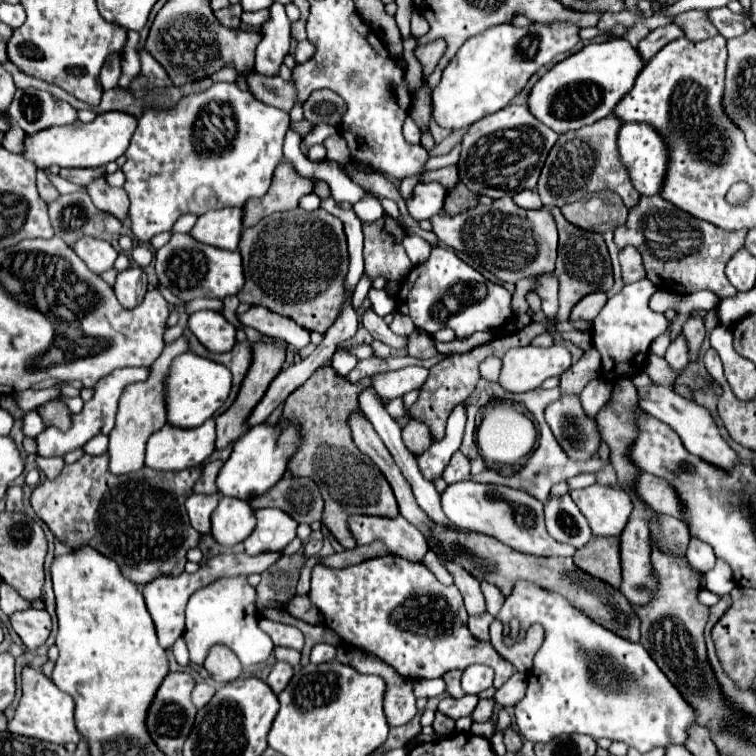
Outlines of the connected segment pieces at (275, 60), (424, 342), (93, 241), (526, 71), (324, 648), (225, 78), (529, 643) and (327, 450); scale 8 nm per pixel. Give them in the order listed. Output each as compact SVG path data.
M273 4L269 8L269 20L261 24L261 42L257 46L255 56L255 70L261 74L277 74L283 62L283 56L291 48L291 34L289 34L289 18L281 4Z
M415 330L411 336L409 336L409 356L415 356L415 358L433 358L437 356L437 348L435 348L435 342L429 334L421 332L421 330Z
M79 238L73 250L77 252L77 256L87 264L87 268L93 274L103 274L111 270L117 258L117 250L109 242L97 240L97 238Z
M535 22L531 28L513 28L513 24L493 26L469 38L443 70L441 82L431 92L435 122L447 130L459 130L505 108L511 98L523 90L531 74L579 42L577 34L579 28L569 22Z
M317 644L311 652L311 662L313 664L323 664L323 662L331 662L337 656L337 646L333 644Z
M223 66L221 70L217 70L217 74L211 76L215 82L235 82L237 80L237 72L233 70L233 66Z
M495 620L489 628L489 634L491 634L491 644L493 648L507 660L515 666L517 672L529 672L533 668L533 656L535 652L539 650L543 638L545 638L545 632L543 632L543 626L539 624L533 624L529 630L527 630L527 636L521 638L517 644L513 646L505 646L501 642L501 622Z
M317 368L303 386L289 394L289 398L285 400L283 414L279 418L281 426L295 426L301 438L301 446L289 460L287 470L295 478L313 478L313 482L317 482L317 488L325 500L325 512L321 522L349 550L357 546L353 534L349 534L349 516L399 516L389 482L385 480L381 470L369 460L369 456L355 448L347 426L347 416L359 408L357 392L369 384L369 378L363 378L357 384L349 384L333 368Z

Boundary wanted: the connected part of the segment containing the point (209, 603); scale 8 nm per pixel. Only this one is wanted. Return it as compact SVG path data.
M245 576L223 578L221 582L213 582L209 588L197 590L187 604L187 626L185 626L185 642L189 648L189 662L203 666L203 660L211 646L225 644L229 646L243 666L257 666L267 662L273 654L271 638L259 630L257 606L255 606L255 588L247 584Z

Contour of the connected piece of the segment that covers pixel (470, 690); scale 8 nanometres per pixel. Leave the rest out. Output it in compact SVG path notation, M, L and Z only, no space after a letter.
M469 666L463 670L461 688L465 694L479 694L493 686L493 670L489 666Z

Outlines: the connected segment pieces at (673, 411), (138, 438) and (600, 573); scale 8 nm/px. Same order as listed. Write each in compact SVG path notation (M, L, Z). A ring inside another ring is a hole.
M655 384L647 386L647 388L639 388L639 406L645 412L649 412L651 416L669 424L679 434L679 438L683 440L683 446L691 454L695 454L695 456L699 456L699 458L703 458L703 460L707 460L707 462L711 462L711 464L715 464L723 470L729 470L739 460L737 454L729 448L729 444L723 440L723 436L719 432L719 426L717 426L715 418L711 416L711 412L707 408L695 404L695 402L689 402L689 400L681 398L679 394L673 392L673 388L655 386Z
M181 336L175 342L171 342L169 346L165 346L165 350L161 352L161 356L155 360L155 364L151 366L151 376L145 382L137 382L125 388L121 400L119 400L119 412L117 412L117 422L115 428L109 434L109 470L111 474L129 474L129 472L137 472L145 466L145 444L147 438L165 426L167 418L165 418L165 402L163 402L163 378L169 370L171 360L187 350L187 340Z
M591 538L577 554L575 566L587 574L601 578L603 582L619 588L621 566L619 566L619 538Z

